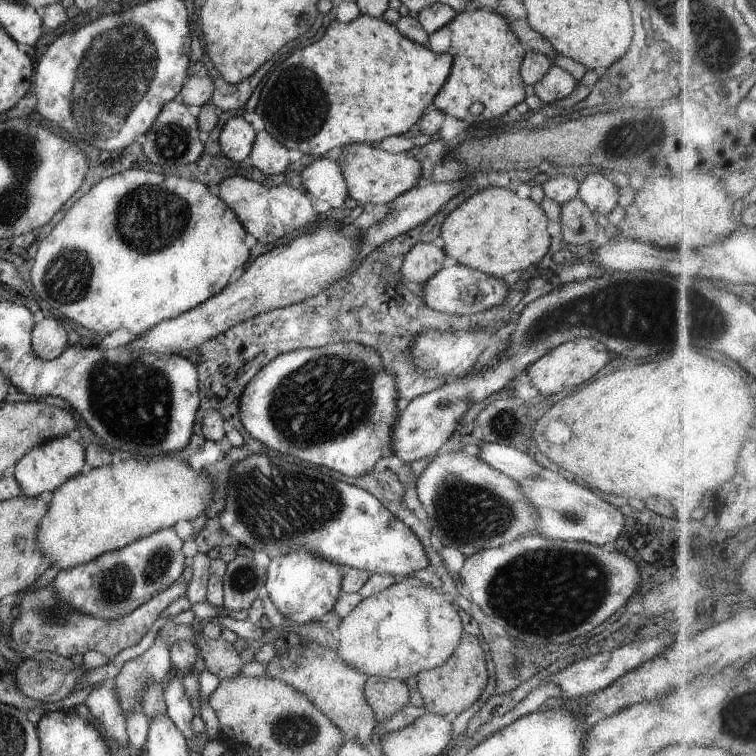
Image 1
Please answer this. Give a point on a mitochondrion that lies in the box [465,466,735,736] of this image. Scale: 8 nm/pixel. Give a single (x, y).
(528, 587)

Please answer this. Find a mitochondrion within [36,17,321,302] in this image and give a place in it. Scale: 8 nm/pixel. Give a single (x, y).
(116, 67)

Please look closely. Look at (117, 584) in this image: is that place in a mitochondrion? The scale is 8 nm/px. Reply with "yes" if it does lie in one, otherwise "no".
yes

